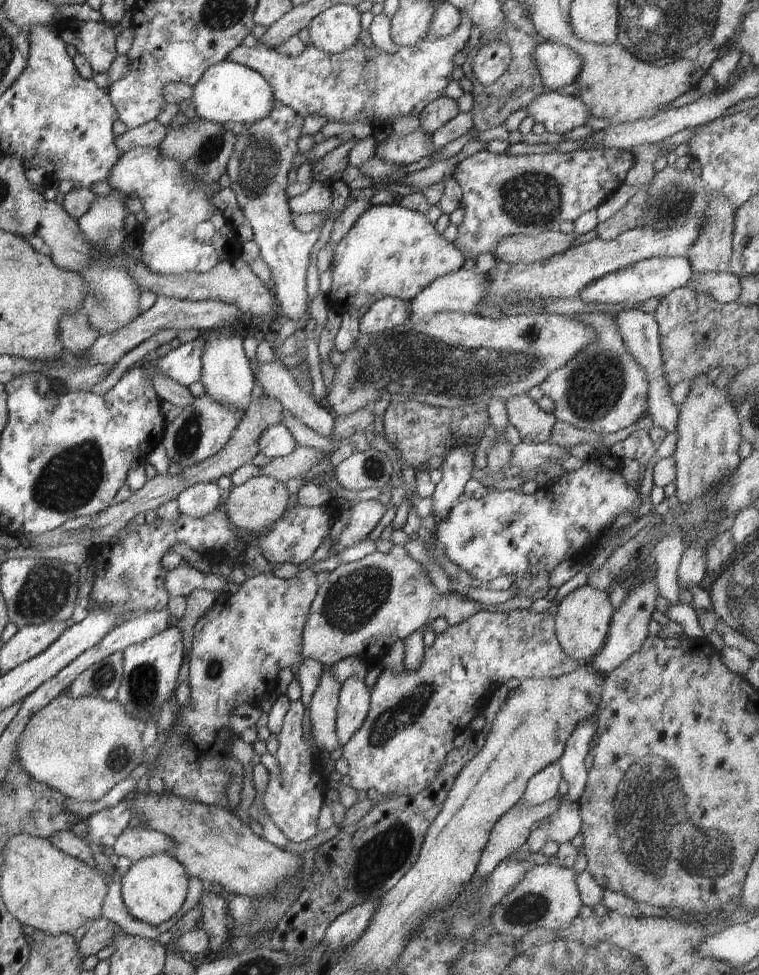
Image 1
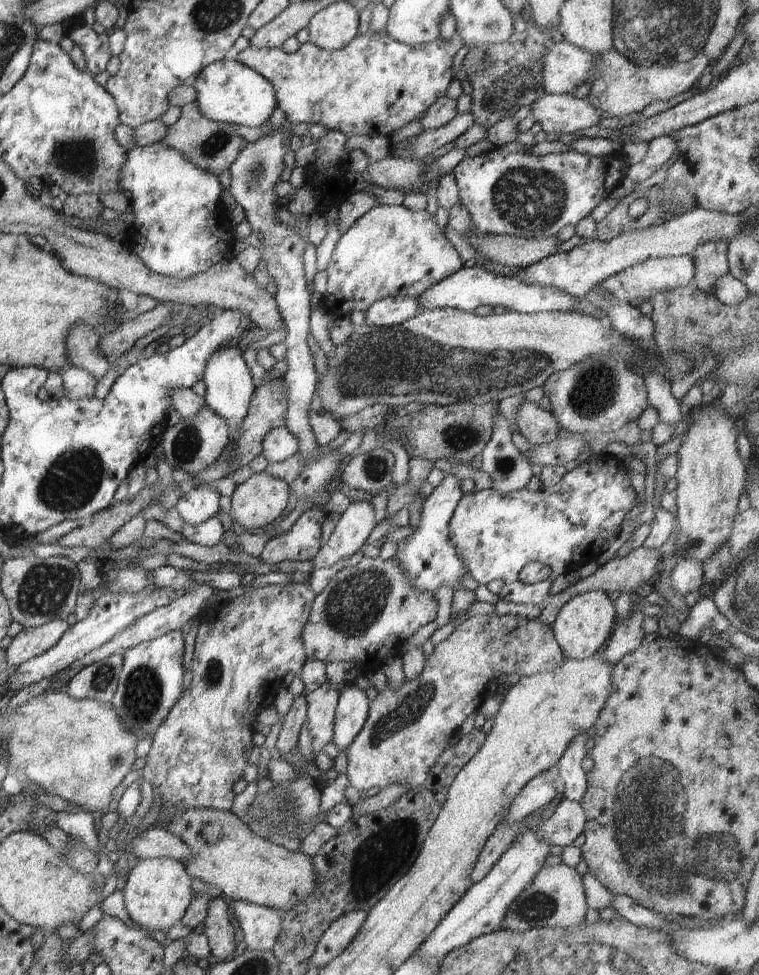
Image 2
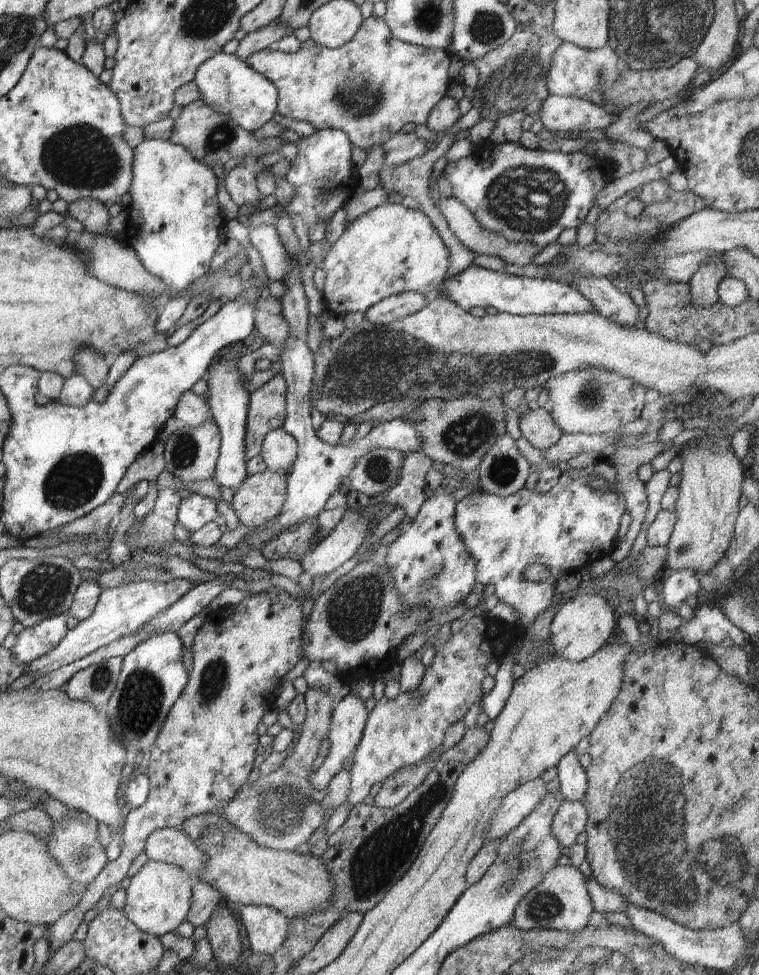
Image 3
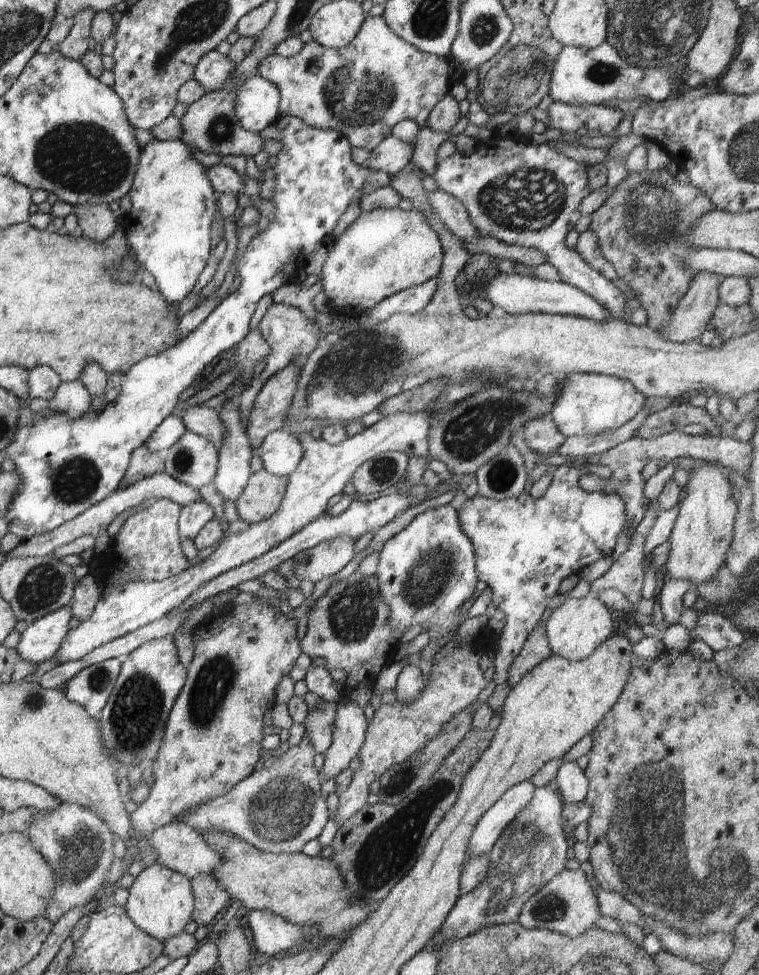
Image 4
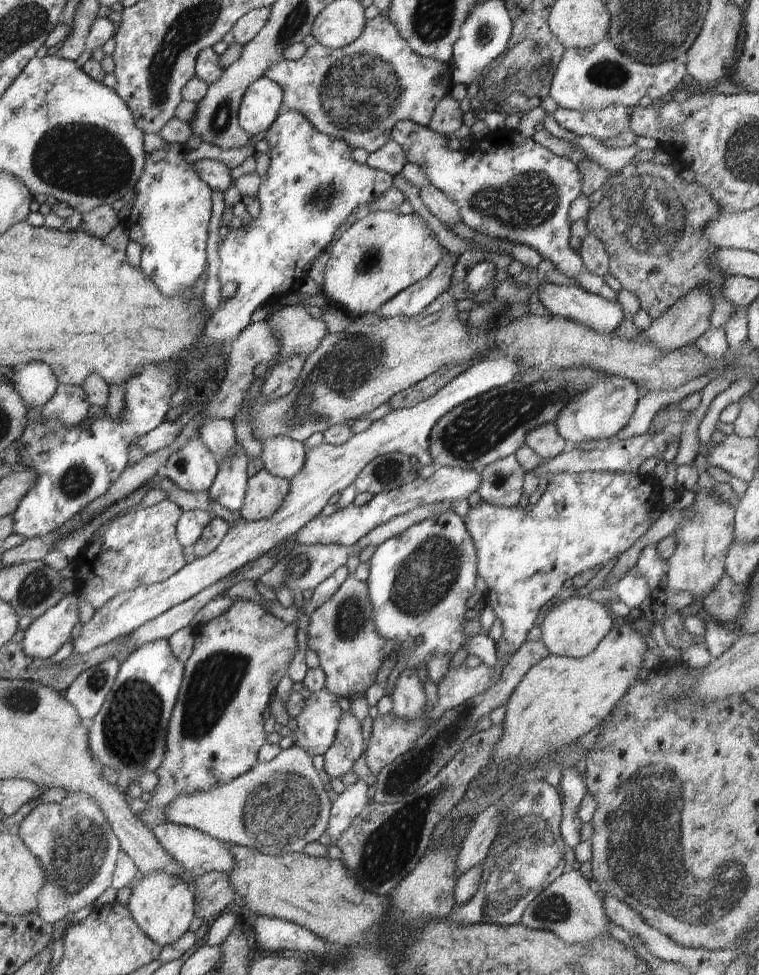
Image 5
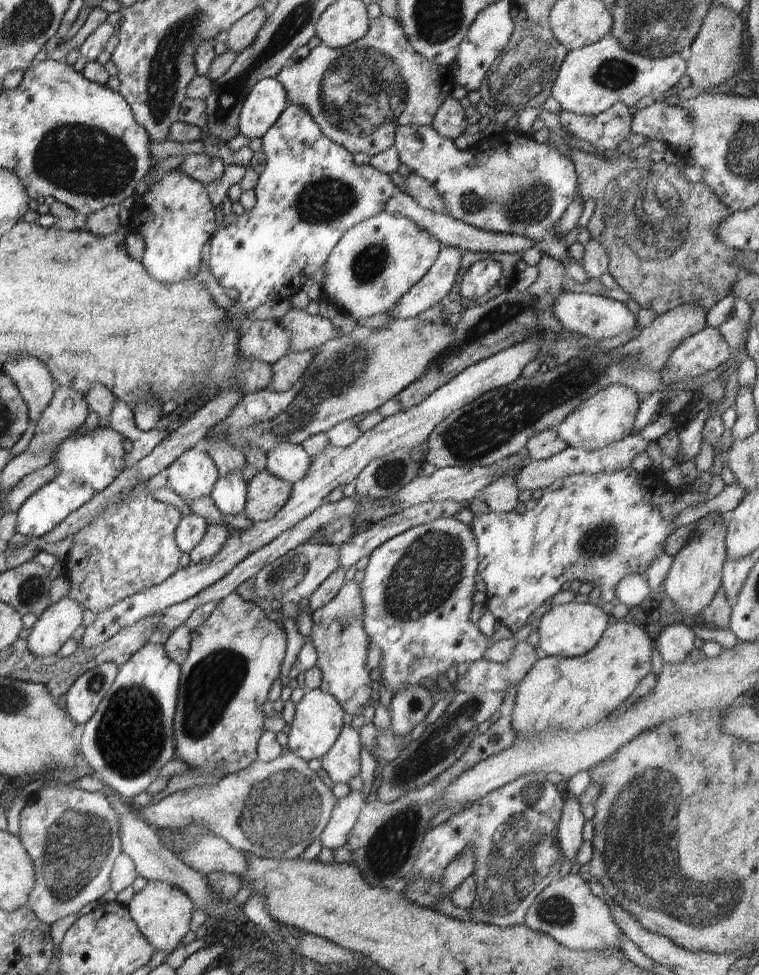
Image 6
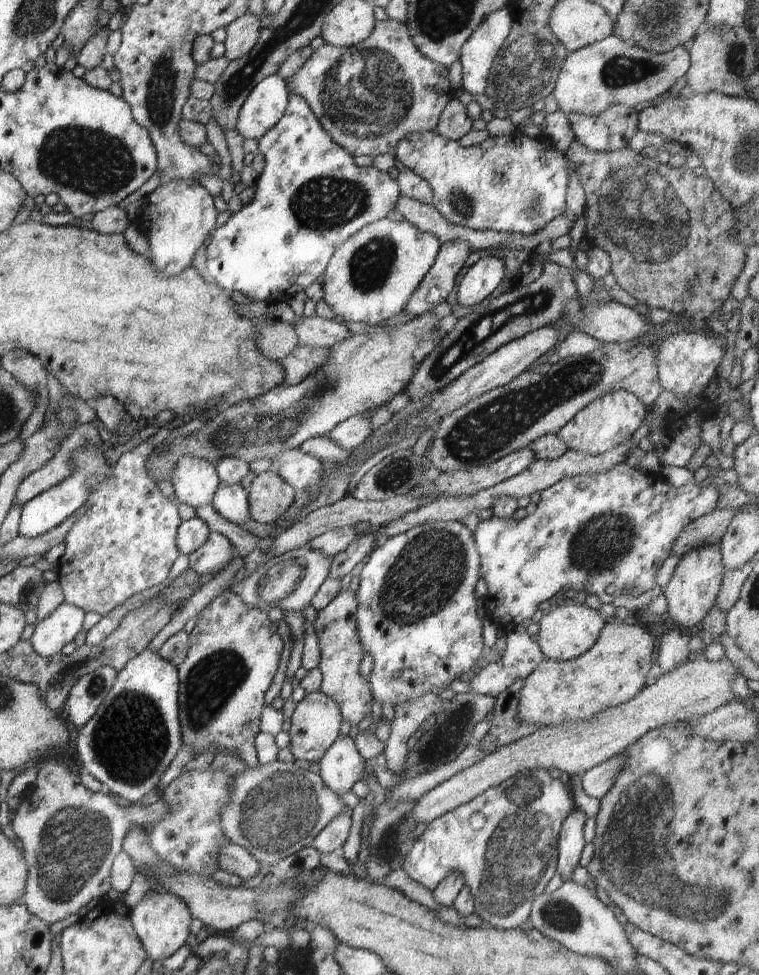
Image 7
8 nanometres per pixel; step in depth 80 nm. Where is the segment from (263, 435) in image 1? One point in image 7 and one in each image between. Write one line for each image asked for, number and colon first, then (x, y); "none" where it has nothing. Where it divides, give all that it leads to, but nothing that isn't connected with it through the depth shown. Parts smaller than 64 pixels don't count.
2: (279, 444)
3: (279, 449)
4: (281, 451)
5: (283, 457)
6: (287, 461)
7: (300, 470)

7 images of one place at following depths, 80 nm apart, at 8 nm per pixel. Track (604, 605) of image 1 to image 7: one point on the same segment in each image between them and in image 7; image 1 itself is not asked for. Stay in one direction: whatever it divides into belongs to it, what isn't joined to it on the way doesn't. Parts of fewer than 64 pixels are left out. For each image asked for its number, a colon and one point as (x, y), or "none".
2: (583, 625)
3: (582, 625)
4: (577, 627)
5: (573, 628)
6: (569, 630)
7: (567, 632)

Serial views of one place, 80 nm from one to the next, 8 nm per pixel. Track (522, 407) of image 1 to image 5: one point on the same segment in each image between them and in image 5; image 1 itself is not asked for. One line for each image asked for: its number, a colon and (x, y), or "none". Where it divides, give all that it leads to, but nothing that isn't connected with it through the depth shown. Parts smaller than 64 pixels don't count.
2: (538, 426)
3: (538, 427)
4: (541, 434)
5: (545, 440)

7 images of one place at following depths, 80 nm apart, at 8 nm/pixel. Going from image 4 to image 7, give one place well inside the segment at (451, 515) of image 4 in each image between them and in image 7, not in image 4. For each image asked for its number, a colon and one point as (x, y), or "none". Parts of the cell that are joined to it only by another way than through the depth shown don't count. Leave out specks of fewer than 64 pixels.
5: (420, 579)
6: (417, 592)
7: (416, 616)

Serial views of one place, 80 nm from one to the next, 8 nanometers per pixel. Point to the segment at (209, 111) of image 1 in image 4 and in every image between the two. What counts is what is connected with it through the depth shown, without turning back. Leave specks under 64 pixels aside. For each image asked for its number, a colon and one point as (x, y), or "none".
2: (228, 92)
3: (227, 85)
4: (256, 103)

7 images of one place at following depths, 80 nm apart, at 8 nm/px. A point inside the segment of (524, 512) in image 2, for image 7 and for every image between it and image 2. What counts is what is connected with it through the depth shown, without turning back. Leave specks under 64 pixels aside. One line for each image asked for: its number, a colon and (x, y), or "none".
3: (572, 525)
4: (524, 546)
5: (582, 520)
6: (599, 528)
7: (608, 534)

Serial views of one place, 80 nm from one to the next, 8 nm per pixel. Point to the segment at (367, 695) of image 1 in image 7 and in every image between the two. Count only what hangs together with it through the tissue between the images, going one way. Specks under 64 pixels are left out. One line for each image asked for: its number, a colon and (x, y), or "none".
2: (352, 709)
3: (349, 717)
4: (350, 725)
5: (348, 746)
6: (342, 762)
7: (342, 766)

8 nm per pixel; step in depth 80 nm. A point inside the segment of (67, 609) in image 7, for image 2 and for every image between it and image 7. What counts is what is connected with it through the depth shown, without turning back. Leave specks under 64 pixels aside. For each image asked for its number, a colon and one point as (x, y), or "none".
2: (32, 641)
3: (36, 641)
4: (42, 638)
5: (48, 633)
6: (57, 623)

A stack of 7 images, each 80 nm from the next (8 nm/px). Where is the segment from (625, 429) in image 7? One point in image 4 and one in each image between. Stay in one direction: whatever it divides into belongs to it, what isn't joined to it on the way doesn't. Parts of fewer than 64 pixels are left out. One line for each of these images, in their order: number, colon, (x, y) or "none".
4: (587, 403)
5: (606, 406)
6: (608, 416)

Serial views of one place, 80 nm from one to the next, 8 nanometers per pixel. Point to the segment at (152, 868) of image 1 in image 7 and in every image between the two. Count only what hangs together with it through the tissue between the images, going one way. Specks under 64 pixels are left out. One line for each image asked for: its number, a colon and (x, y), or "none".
2: (158, 891)
3: (159, 896)
4: (161, 901)
5: (162, 904)
6: (162, 912)
7: (162, 920)

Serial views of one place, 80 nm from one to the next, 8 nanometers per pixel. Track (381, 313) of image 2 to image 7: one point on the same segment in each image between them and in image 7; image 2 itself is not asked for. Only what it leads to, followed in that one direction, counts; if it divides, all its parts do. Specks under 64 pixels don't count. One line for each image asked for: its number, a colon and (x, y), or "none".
3: (395, 307)
4: (412, 300)
5: (413, 300)
6: (431, 289)
7: (435, 287)

